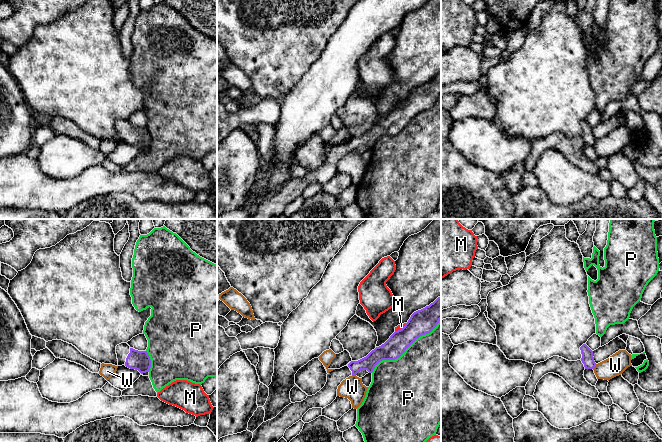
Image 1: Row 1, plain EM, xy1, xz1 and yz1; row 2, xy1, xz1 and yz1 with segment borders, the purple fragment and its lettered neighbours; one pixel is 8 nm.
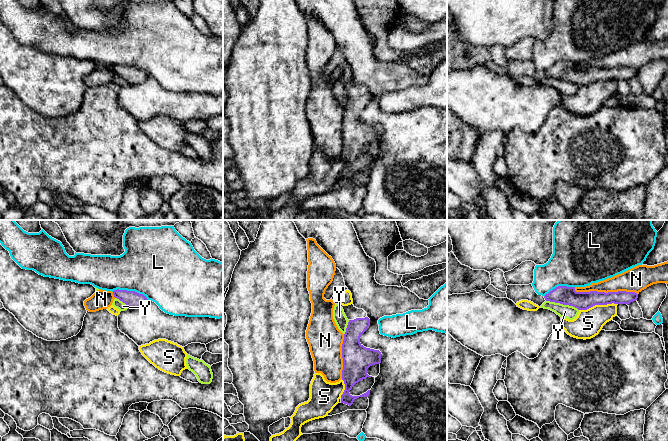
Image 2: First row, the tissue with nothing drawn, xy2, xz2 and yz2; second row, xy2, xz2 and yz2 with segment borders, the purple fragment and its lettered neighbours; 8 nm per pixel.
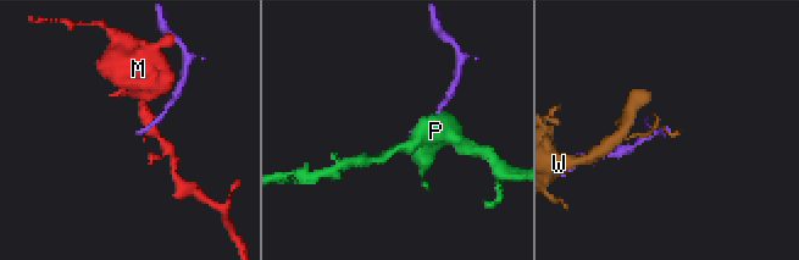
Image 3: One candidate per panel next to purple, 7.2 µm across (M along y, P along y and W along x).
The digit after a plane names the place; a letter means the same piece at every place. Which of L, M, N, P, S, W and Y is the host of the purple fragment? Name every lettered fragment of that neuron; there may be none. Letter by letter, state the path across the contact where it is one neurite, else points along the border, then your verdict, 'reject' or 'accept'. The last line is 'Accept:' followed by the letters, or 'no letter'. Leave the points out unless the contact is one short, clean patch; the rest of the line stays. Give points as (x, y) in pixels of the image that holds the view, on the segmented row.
L: reject
M: reject
N: reject
P: reject
S: border yz2 (617, 303), (595, 304), (586, 309), (579, 310); reject
W: border yz1 (596, 364), (593, 369); reject
Y: border yz2 (546, 300), (572, 305), (578, 310); reject
Accept: no letter

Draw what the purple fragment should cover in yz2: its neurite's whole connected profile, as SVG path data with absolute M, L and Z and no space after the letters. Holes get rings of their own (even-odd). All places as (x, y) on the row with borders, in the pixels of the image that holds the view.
M532 284L529 285L508 285L507 298L515 304L521 300L528 300L539 307L545 302L555 302L563 305L569 305L578 310L587 310L595 305L607 304L630 304L636 301L638 294L635 292L576 292L575 287L558 286L545 296L538 295Z

